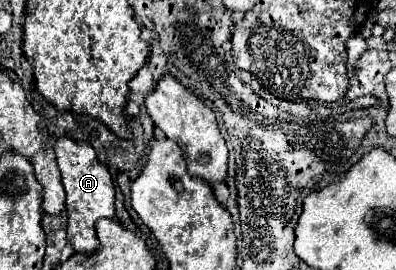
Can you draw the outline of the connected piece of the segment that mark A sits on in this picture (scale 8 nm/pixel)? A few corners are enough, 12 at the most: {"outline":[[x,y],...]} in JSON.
{"outline":[[86,142],[54,144],[66,190],[66,238],[98,248],[94,224],[114,218],[114,184]]}

